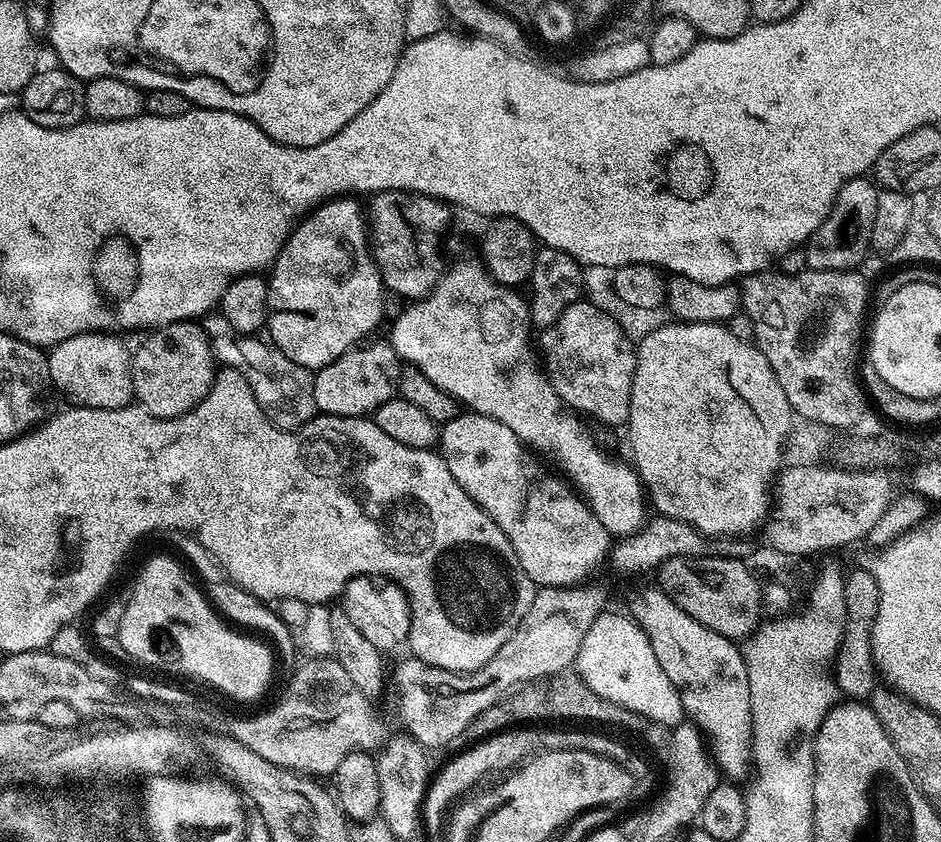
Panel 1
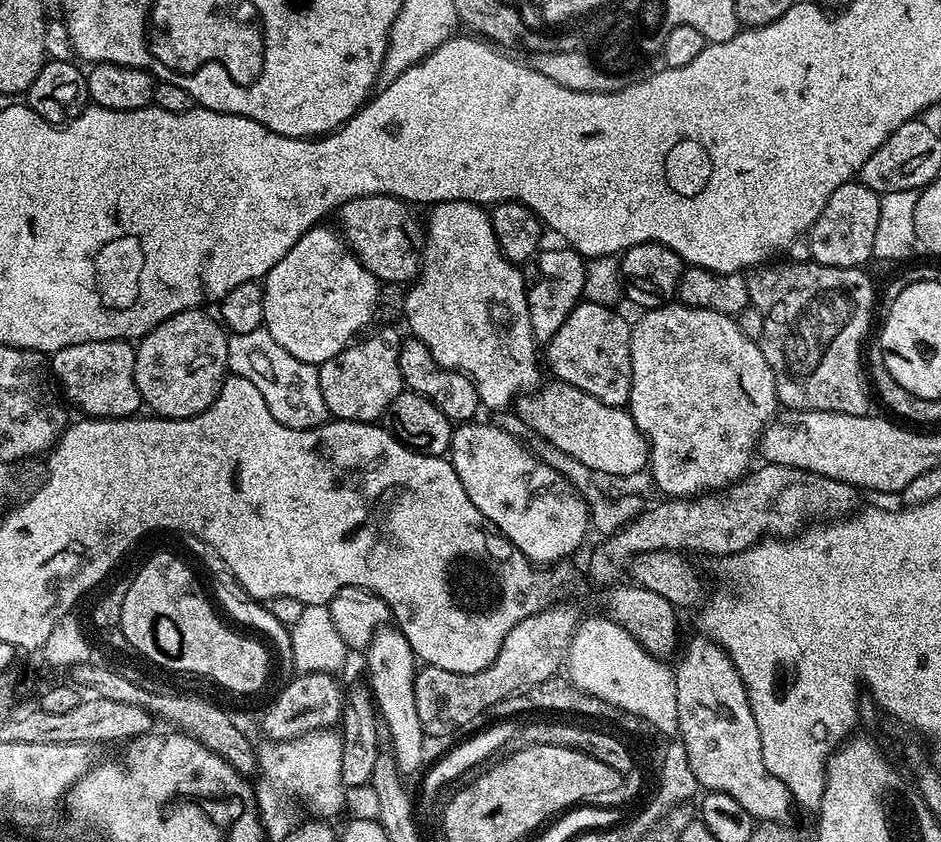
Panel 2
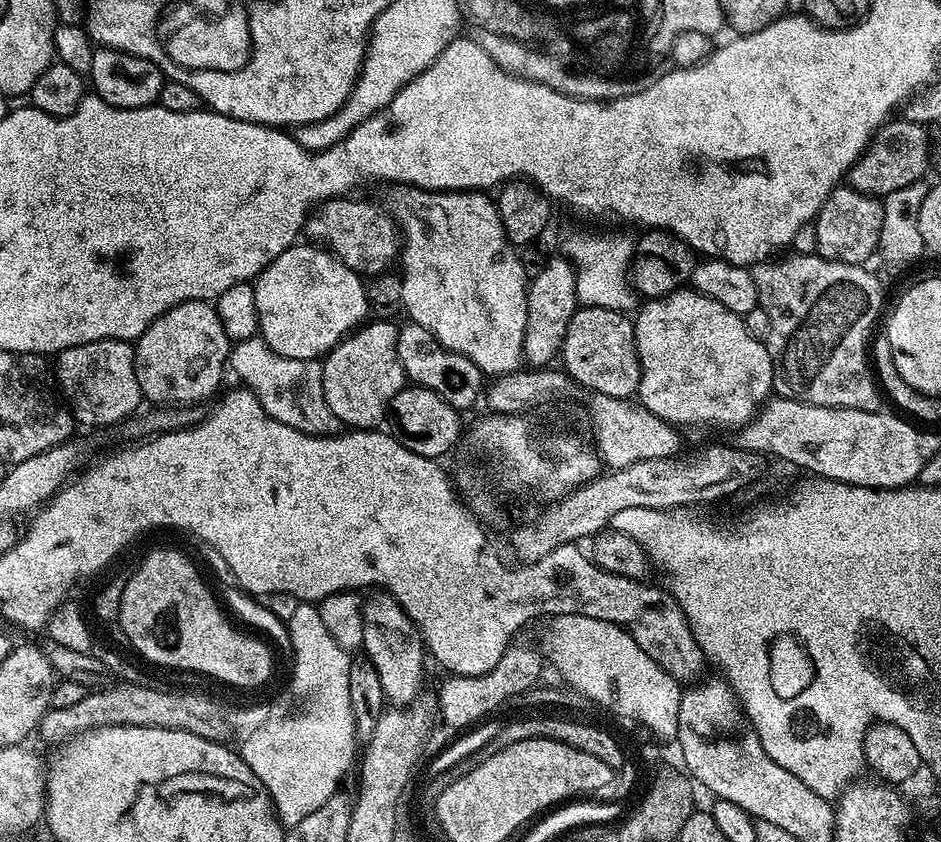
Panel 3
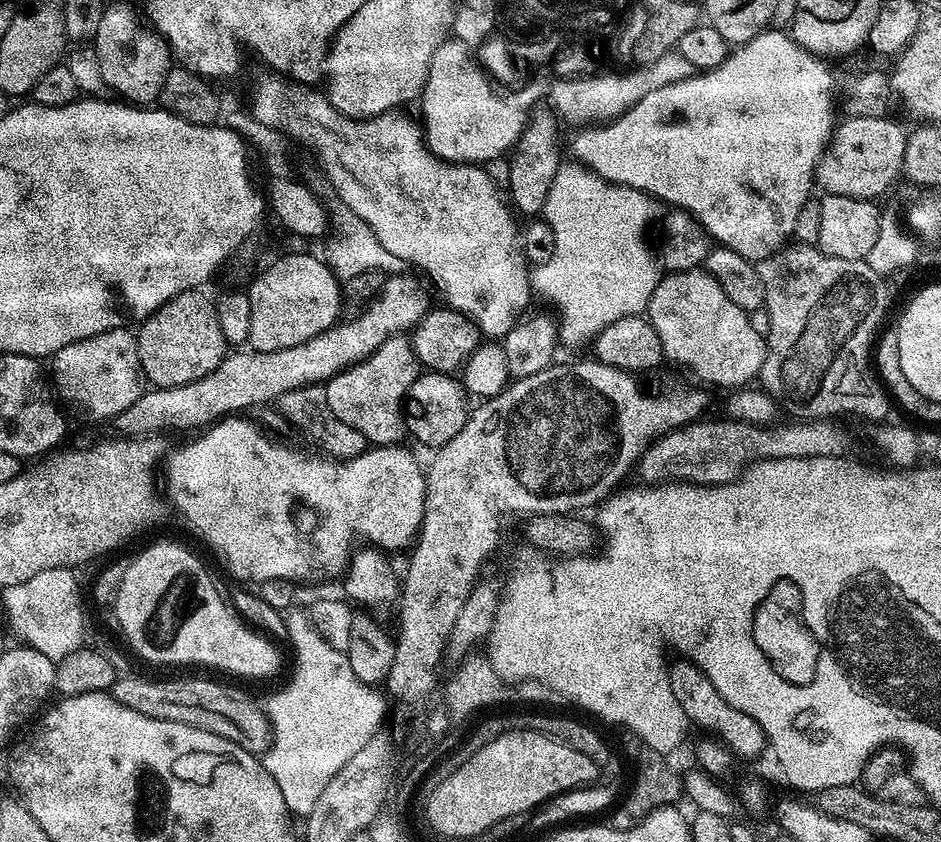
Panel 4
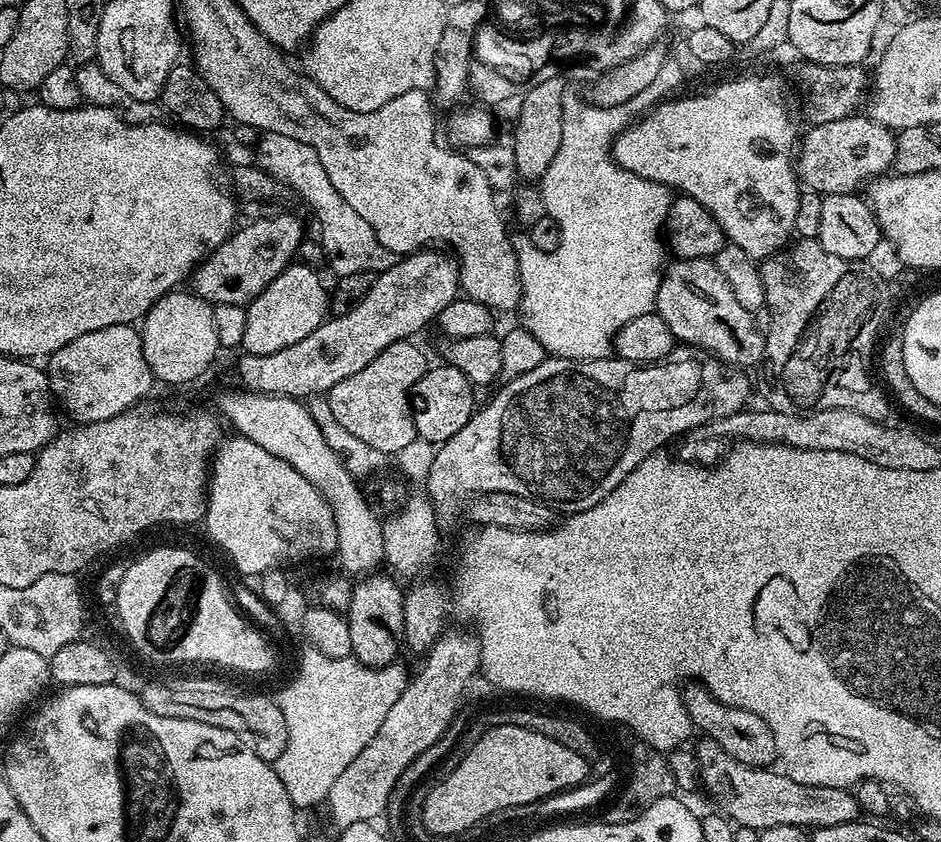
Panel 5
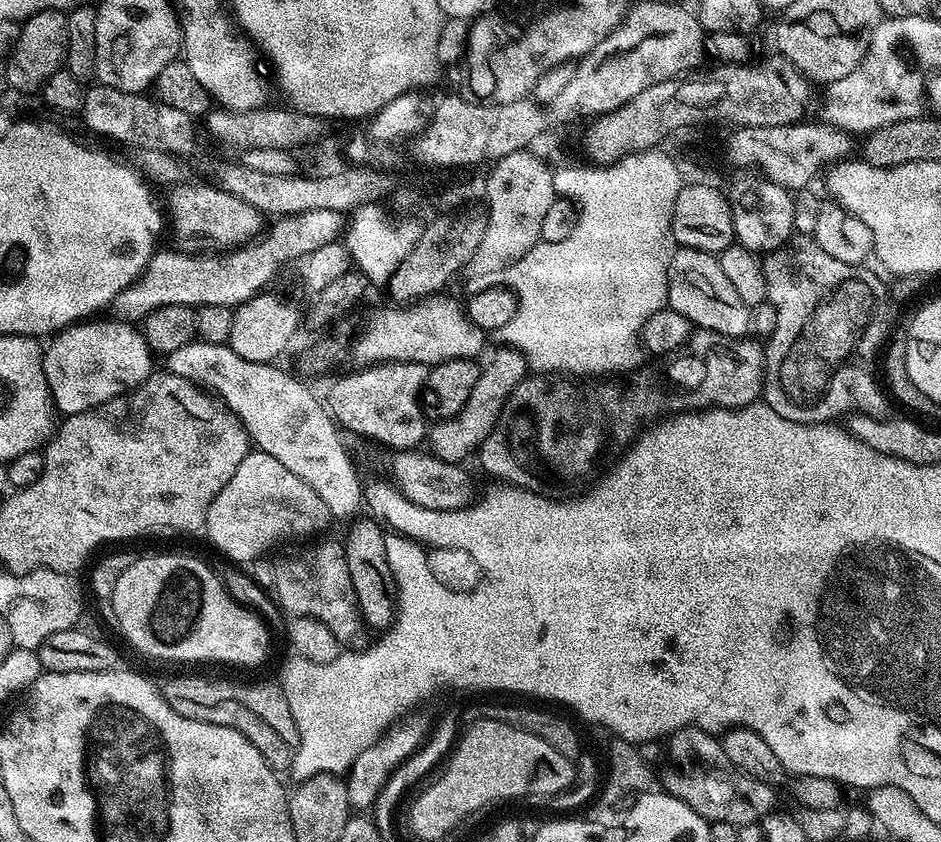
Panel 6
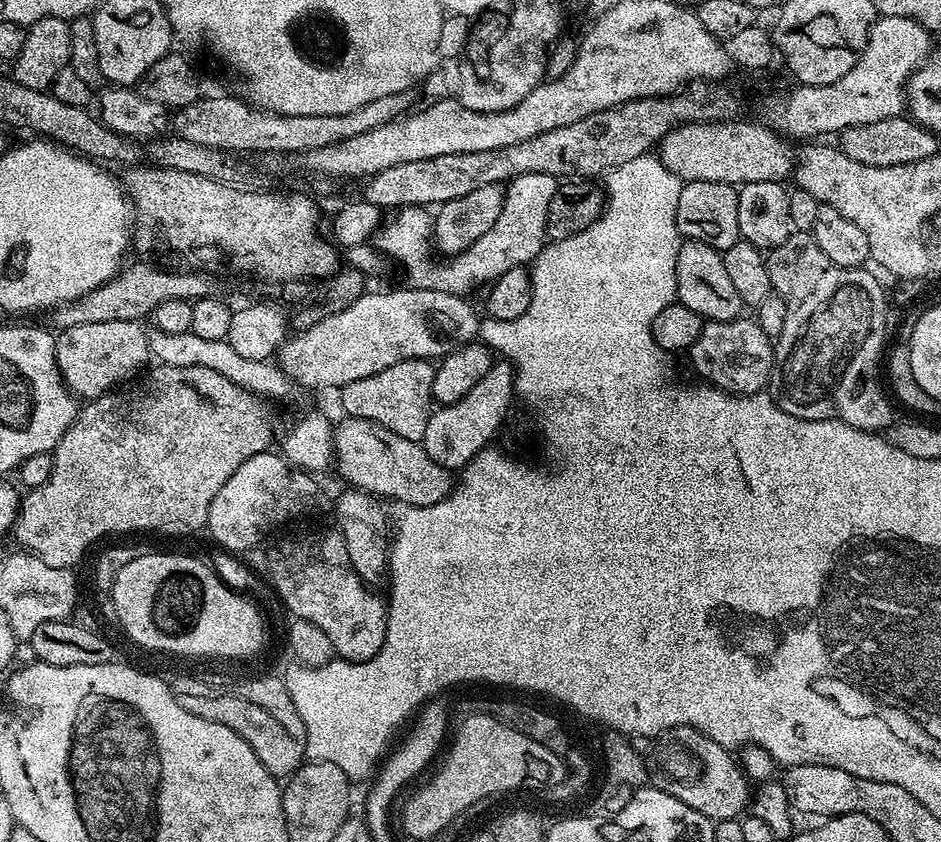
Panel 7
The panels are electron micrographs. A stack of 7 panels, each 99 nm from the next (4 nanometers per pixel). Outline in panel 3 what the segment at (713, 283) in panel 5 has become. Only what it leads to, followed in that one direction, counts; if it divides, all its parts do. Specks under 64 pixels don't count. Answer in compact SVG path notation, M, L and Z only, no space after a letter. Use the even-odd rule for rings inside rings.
M691 286L677 288L665 296L643 301L640 313L634 316L636 349L640 359L639 403L650 414L668 424L736 424L742 426L756 415L772 392L772 363L765 341L746 334L743 316L726 310L722 302L714 302Z

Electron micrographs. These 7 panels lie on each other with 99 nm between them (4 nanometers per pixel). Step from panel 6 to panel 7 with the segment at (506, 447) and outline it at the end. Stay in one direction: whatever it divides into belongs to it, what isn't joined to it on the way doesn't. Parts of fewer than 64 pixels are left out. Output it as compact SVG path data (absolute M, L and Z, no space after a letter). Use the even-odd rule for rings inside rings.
M744 319L707 321L702 334L698 334L698 342L694 342L686 353L701 381L734 396L763 393L769 387L774 371L773 337L767 336L755 319Z

